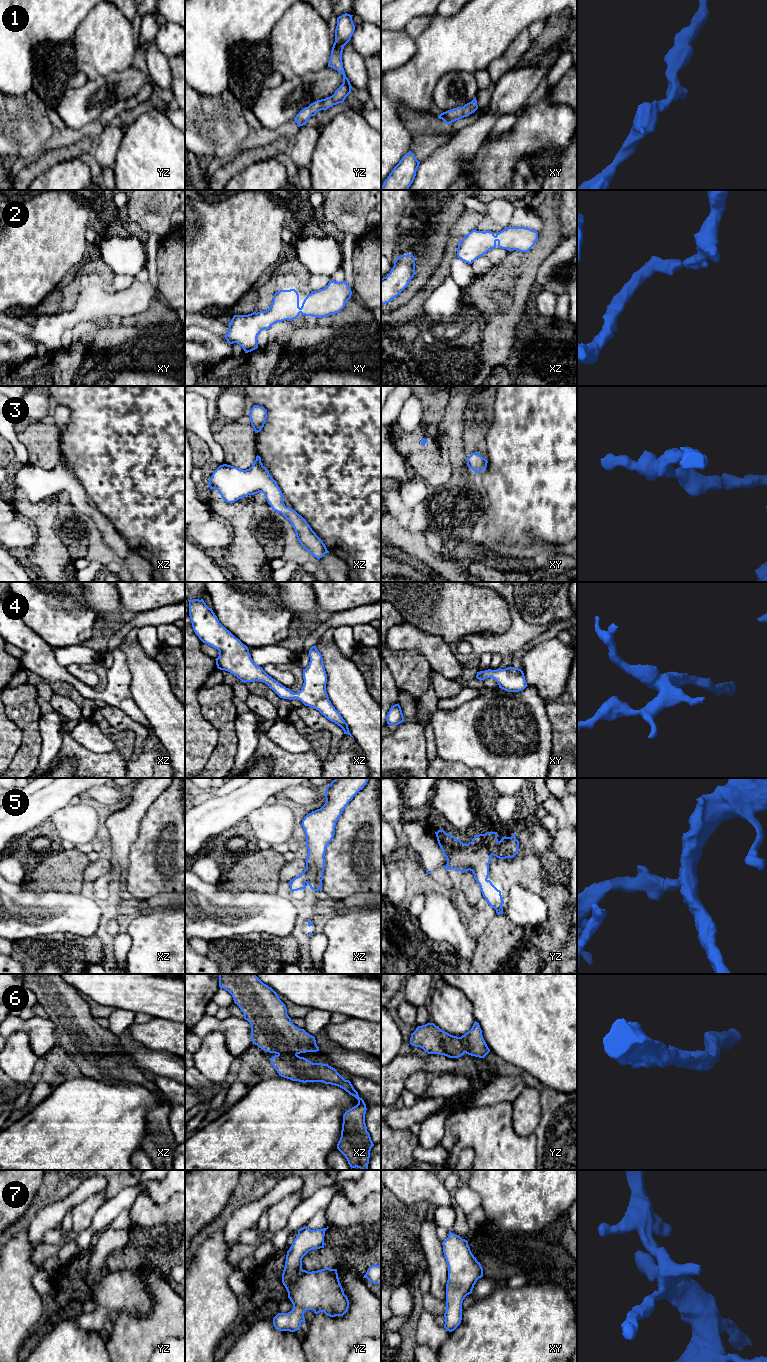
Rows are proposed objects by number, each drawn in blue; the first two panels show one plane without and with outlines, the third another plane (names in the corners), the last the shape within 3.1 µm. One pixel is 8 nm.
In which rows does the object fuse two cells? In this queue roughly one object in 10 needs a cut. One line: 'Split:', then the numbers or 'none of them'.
Split: none of them

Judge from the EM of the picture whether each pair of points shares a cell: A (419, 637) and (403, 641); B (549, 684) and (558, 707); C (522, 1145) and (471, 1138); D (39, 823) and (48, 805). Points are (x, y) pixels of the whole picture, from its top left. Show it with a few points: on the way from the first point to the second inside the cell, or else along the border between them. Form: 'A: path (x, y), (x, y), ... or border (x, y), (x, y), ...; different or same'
A: path (415, 638), (407, 638); same
B: border (566, 684), (565, 689), (557, 697), (545, 701); different
C: path (509, 1145), (502, 1145), (492, 1138), (484, 1138); same
D: path (39, 819), (39, 814), (44, 809); same

